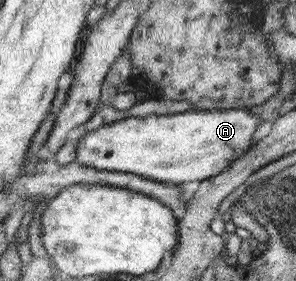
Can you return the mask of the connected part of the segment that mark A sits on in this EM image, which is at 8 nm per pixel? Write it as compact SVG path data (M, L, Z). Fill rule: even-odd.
M246 109L191 110L145 118L131 116L87 132L77 144L76 161L100 171L131 173L166 185L202 181L221 174L233 161L242 157L241 152L246 152L252 146L253 134L260 124L262 120Z

